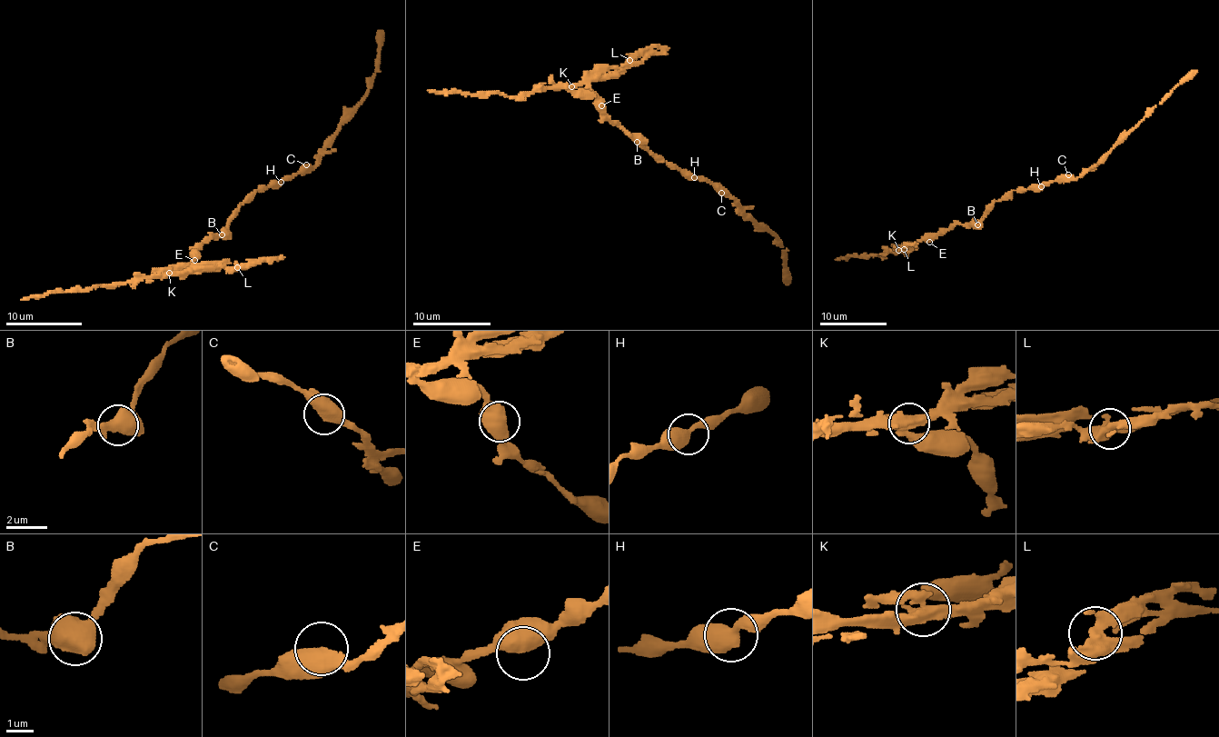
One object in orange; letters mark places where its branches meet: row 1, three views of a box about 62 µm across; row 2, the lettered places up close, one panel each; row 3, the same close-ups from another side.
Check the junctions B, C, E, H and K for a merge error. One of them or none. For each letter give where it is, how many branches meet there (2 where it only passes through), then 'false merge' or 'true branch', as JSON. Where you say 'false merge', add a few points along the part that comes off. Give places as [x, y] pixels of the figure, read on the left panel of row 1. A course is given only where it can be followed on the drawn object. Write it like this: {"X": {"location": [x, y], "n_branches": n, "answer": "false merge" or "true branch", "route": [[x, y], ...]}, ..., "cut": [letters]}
{"B": {"location": [222, 234], "n_branches": 2, "answer": "true branch"}, "C": {"location": [306, 164], "n_branches": 2, "answer": "true branch"}, "E": {"location": [194, 260], "n_branches": 2, "answer": "true branch"}, "H": {"location": [281, 182], "n_branches": 2, "answer": "true branch"}, "K": {"location": [169, 273], "n_branches": 4, "answer": "false merge", "route": [[169, 273], [135, 276], [124, 283], [96, 284], [91, 289], [21, 300]]}, "cut": ["K"]}

